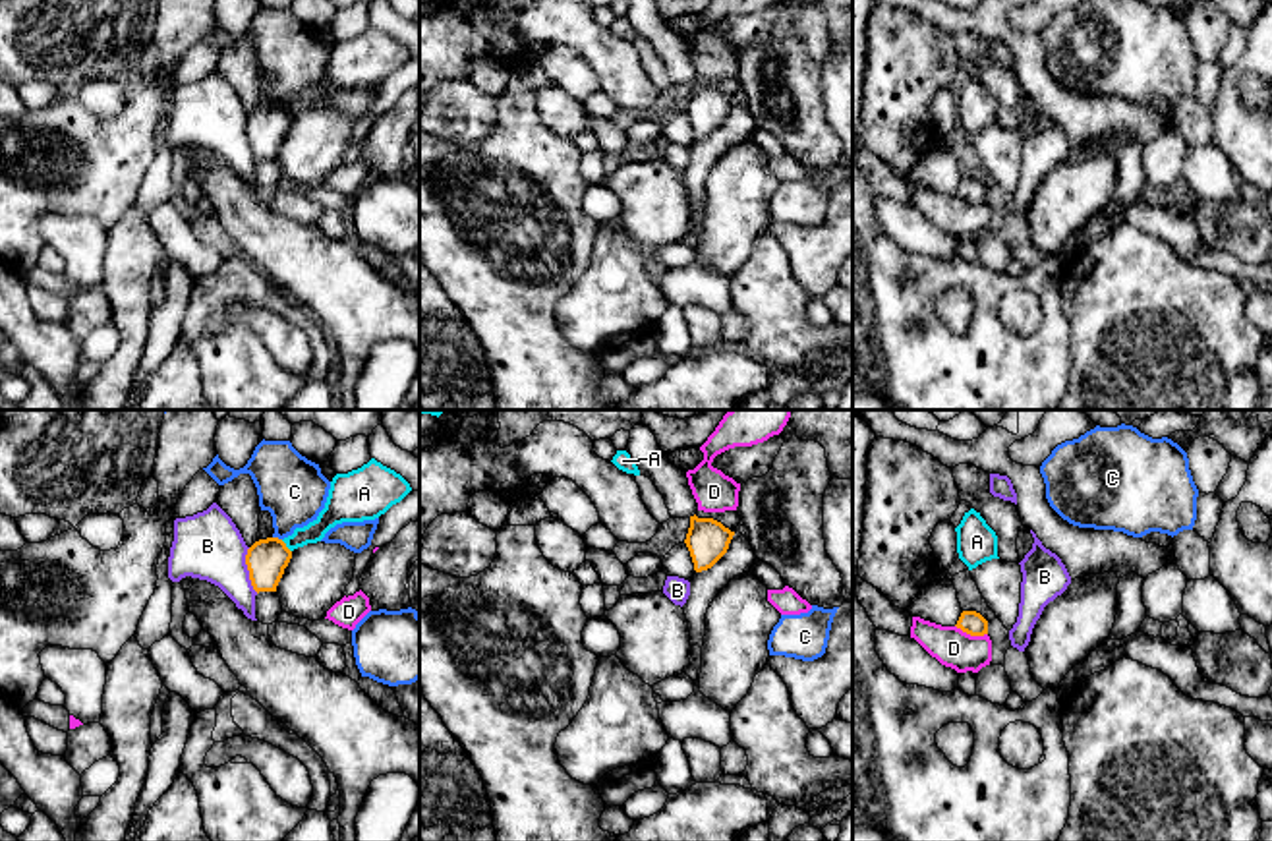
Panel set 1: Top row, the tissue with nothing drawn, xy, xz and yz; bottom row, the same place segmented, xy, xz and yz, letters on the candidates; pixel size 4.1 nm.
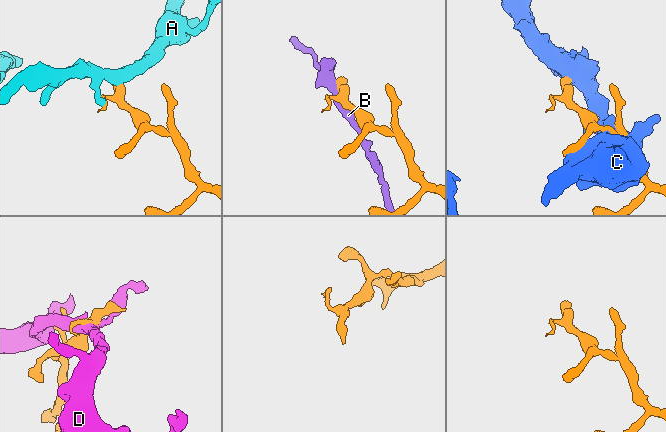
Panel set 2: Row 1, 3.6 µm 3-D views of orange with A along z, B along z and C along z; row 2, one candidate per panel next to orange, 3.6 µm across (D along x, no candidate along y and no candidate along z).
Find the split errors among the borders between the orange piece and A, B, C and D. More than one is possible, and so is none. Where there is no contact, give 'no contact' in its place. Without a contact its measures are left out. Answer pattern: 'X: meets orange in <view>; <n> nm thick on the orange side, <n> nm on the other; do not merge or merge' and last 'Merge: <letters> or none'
A: meets orange in xy; 170 nm thick on the orange side, 100 nm on the other; do not merge
B: meets orange in xy; 170 nm thick on the orange side, 280 nm on the other; do not merge
C: meets orange in xy; 170 nm thick on the orange side, 280 nm on the other; do not merge
D: meets orange in yz; 100 nm thick on the orange side, 160 nm on the other; do not merge
Merge: none

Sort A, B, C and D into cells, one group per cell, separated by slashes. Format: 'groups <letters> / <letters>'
groups A / B / C / D

